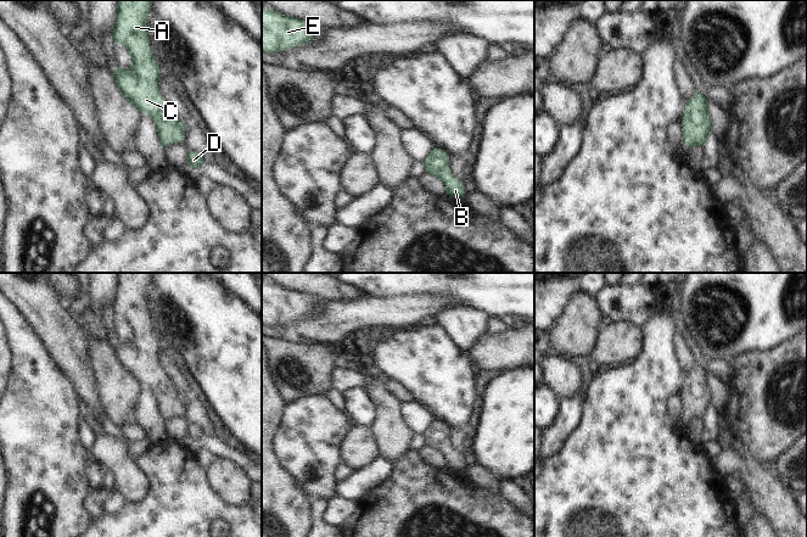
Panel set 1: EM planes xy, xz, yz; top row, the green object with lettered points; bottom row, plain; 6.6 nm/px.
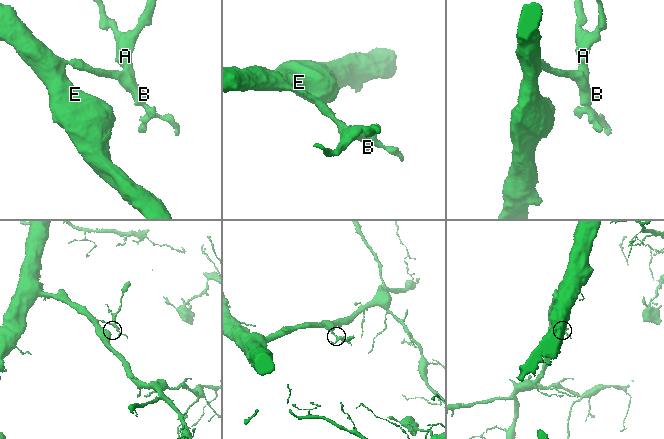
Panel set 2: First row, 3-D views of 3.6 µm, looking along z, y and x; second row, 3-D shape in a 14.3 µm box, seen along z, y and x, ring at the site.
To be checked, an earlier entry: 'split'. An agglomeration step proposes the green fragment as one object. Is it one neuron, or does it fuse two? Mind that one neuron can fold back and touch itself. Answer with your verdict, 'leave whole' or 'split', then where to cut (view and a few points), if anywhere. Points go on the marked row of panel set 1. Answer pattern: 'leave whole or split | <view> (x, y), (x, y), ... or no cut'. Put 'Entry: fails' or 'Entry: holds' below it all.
leave whole | no cut
Entry: fails

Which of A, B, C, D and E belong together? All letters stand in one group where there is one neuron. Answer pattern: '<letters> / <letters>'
A B C D E

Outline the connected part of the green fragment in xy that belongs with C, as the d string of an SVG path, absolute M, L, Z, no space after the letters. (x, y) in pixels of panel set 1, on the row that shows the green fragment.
M118 0L116 24L112 30L112 39L116 44L127 47L131 56L131 66L124 69L117 66L112 77L116 79L121 94L139 111L147 113L157 125L159 144L166 149L170 144L183 142L186 124L178 122L169 105L161 95L158 86L159 66L152 54L147 35L147 17L151 12L152 0Z

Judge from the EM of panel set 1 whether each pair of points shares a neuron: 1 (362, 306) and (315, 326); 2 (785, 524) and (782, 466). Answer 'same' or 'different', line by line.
1: same
2: different

